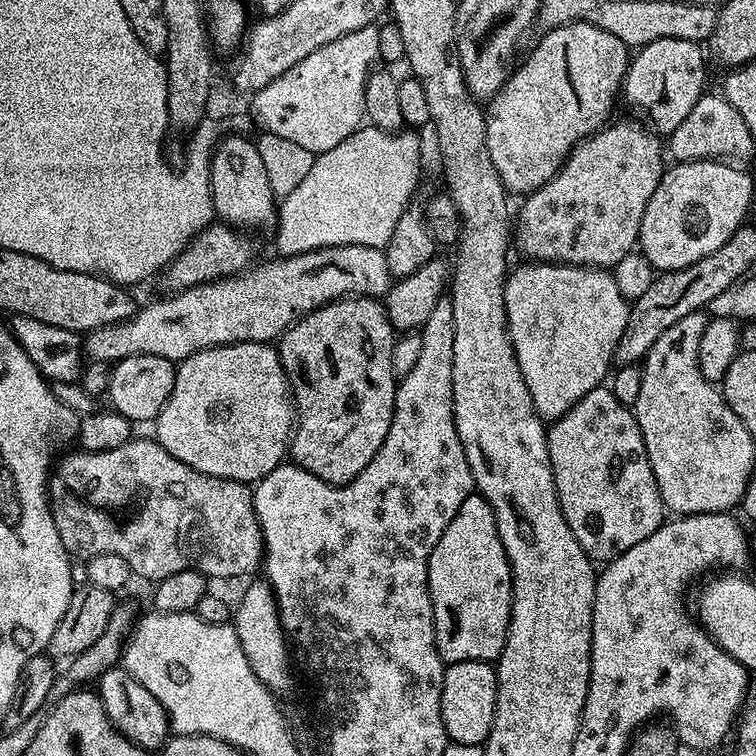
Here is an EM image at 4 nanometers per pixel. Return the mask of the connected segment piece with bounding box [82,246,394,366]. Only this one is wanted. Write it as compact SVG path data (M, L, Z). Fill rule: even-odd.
M330 246L303 252L297 256L275 259L269 264L257 263L238 276L227 276L224 280L199 284L193 288L186 288L183 292L165 295L165 300L156 300L145 308L143 305L136 315L123 320L121 324L96 328L83 337L83 355L88 360L109 366L117 364L122 358L134 358L138 354L154 354L158 358L179 362L190 358L190 354L223 344L276 342L296 321L302 320L307 312L312 312L323 304L329 304L331 300L343 300L345 296L382 298L394 283L390 266L386 266L382 248Z

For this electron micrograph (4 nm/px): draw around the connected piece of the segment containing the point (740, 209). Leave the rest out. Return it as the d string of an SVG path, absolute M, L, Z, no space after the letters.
M686 160L665 167L650 202L646 202L638 241L640 255L652 263L657 273L677 272L706 258L706 254L714 254L741 228L752 204L752 176L744 171L748 170L722 160Z

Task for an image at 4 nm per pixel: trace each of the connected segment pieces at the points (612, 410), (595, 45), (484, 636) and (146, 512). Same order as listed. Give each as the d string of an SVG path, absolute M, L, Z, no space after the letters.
M611 387L590 390L590 394L566 410L559 420L551 421L547 433L550 466L566 526L570 526L574 538L578 538L593 561L613 560L620 553L630 550L630 546L638 546L642 538L650 538L654 530L666 523L666 509L658 494L658 482L654 482L654 470L650 470L650 458L642 442L642 430L636 421L635 411L629 405L618 402Z
M567 24L561 28L549 28L536 44L536 49L524 60L520 69L513 71L498 89L486 108L486 150L490 150L490 162L502 178L509 193L527 194L541 188L556 176L561 164L568 159L572 149L581 140L595 136L609 123L608 115L621 95L624 75L628 73L630 49L618 42L614 34L598 30L589 24Z
M468 496L466 502L458 506L458 514L450 518L450 526L442 530L442 538L438 538L438 546L434 546L428 559L428 593L432 603L436 648L445 665L467 660L499 661L508 637L512 609L512 567L506 558L502 538L498 538L494 510L484 496Z
M133 438L126 442L126 446L118 446L118 450L106 450L105 452L76 450L73 456L68 456L64 461L62 460L55 465L54 471L51 473L48 495L54 526L58 526L58 534L65 546L68 547L69 553L76 555L77 552L81 558L97 556L98 554L118 554L118 558L123 558L126 566L130 566L133 577L139 578L141 576L144 580L152 580L151 582L165 580L170 578L170 574L178 574L187 568L192 568L209 578L221 576L222 579L228 580L231 576L248 576L255 568L257 571L263 565L264 539L258 522L258 514L254 510L254 502L252 501L253 489L249 485L237 480L214 478L202 474L198 470L186 466L186 462L178 462L178 458L174 458L174 454L165 450L155 438L148 438L148 440Z

